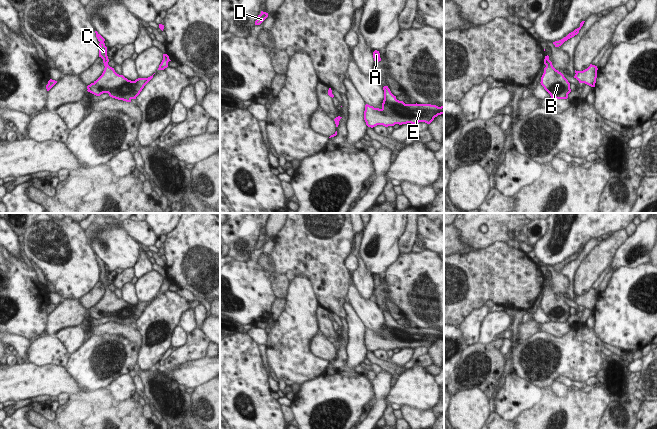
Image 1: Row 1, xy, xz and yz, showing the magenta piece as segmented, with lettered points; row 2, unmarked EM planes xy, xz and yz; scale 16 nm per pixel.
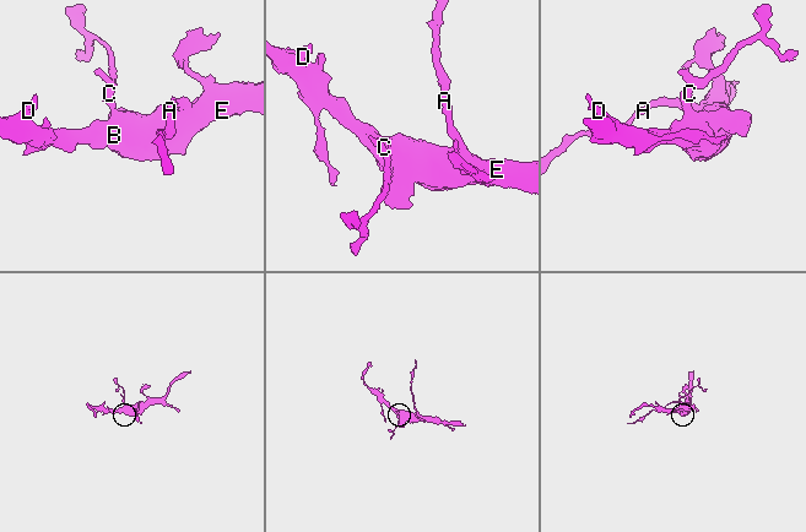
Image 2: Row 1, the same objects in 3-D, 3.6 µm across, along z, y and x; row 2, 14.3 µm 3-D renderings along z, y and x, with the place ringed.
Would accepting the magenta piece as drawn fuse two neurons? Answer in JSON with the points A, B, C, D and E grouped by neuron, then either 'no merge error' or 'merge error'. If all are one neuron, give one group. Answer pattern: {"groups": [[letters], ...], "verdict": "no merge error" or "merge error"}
{"groups": [["A", "B", "C", "D", "E"]], "verdict": "no merge error"}

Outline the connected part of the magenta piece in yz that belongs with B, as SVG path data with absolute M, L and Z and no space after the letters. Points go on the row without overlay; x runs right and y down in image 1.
M548 279L545 280L544 288L546 291L541 301L541 309L550 318L551 322L567 323L571 316L570 307L561 296L553 291Z

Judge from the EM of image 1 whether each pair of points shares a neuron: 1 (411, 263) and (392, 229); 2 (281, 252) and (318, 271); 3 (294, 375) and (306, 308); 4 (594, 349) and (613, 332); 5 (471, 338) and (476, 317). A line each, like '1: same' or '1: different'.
1: different
2: same
3: same
4: different
5: same

